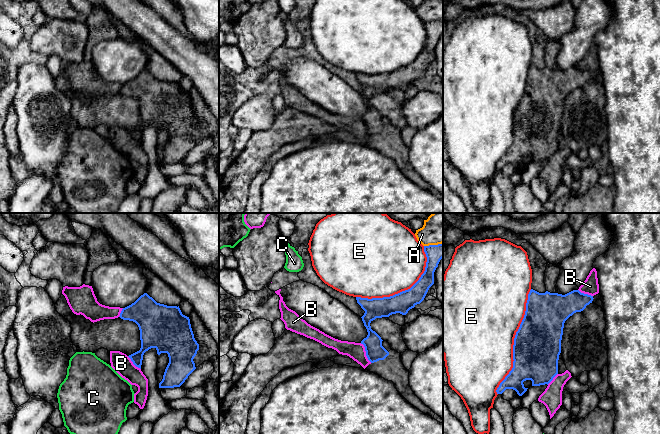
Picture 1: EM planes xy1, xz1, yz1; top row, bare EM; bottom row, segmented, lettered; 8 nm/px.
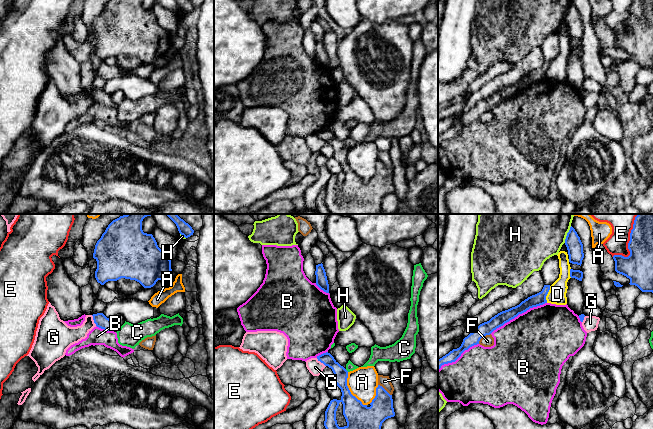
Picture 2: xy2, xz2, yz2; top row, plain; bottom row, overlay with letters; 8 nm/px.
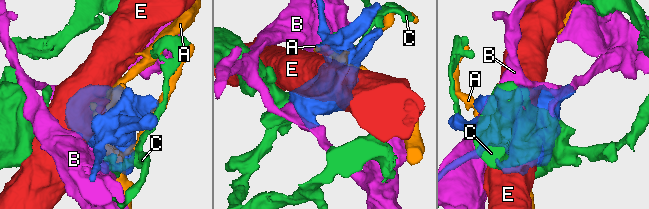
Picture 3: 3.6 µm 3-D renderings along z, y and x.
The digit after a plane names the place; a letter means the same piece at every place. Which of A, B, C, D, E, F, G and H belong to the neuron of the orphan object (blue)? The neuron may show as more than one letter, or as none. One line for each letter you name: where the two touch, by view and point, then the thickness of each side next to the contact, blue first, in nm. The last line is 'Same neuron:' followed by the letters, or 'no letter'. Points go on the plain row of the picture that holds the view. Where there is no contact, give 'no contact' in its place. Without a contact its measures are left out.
Same neuron: no letter

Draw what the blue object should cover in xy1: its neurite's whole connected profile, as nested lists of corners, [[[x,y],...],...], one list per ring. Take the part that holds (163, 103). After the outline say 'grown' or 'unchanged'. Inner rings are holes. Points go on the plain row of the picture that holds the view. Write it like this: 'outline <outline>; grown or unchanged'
outline [[[144,69],[134,79],[123,84],[119,93],[133,97],[139,103],[141,124],[128,132],[136,143],[141,145],[143,131],[151,124],[155,124],[158,131],[168,130],[169,139],[159,159],[159,164],[180,163],[196,145],[193,135],[199,126],[199,120],[194,114],[189,93],[182,90],[179,82],[157,79],[147,69]]]; unchanged

